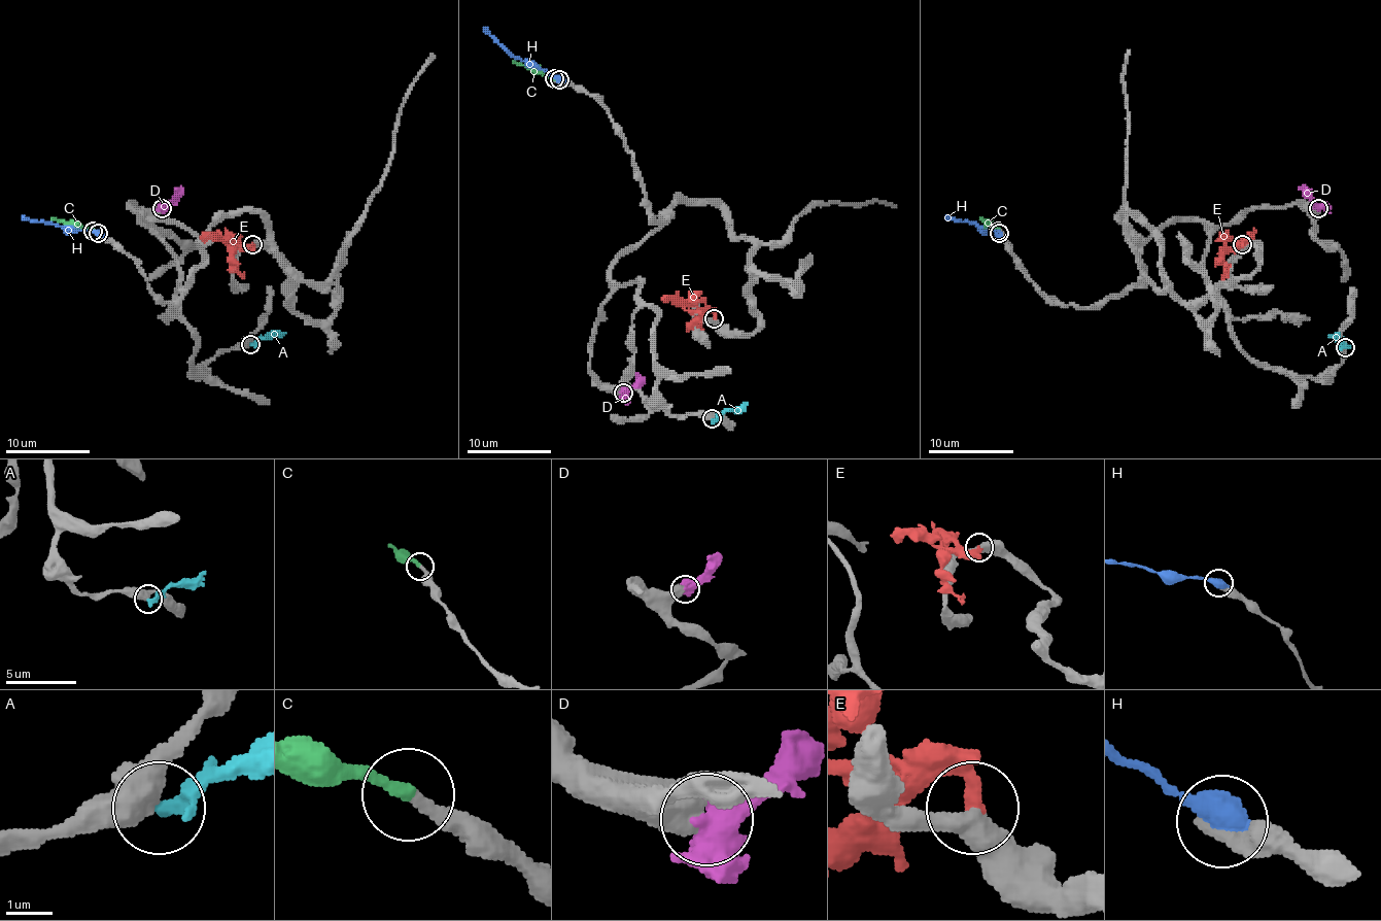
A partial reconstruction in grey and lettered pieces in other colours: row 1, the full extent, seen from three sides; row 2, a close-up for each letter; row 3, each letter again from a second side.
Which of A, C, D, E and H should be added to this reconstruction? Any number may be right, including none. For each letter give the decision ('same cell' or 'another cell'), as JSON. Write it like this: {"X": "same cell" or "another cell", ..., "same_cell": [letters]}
{"A": "another cell", "C": "same cell", "D": "another cell", "E": "another cell", "H": "another cell", "same_cell": ["C"]}

